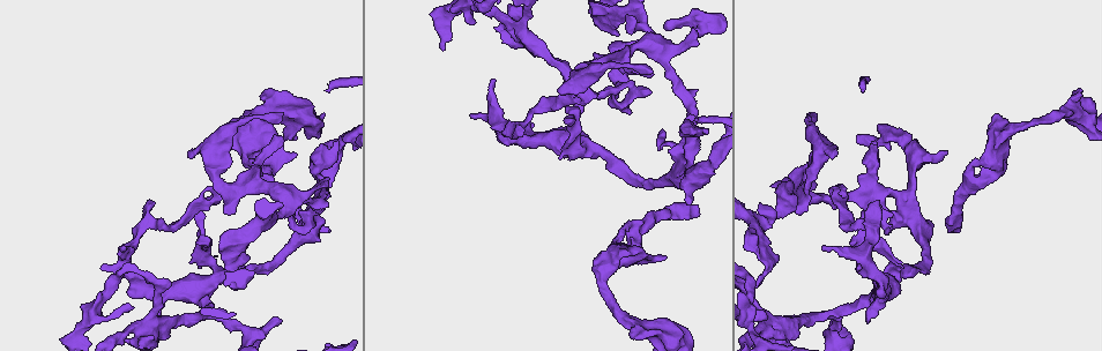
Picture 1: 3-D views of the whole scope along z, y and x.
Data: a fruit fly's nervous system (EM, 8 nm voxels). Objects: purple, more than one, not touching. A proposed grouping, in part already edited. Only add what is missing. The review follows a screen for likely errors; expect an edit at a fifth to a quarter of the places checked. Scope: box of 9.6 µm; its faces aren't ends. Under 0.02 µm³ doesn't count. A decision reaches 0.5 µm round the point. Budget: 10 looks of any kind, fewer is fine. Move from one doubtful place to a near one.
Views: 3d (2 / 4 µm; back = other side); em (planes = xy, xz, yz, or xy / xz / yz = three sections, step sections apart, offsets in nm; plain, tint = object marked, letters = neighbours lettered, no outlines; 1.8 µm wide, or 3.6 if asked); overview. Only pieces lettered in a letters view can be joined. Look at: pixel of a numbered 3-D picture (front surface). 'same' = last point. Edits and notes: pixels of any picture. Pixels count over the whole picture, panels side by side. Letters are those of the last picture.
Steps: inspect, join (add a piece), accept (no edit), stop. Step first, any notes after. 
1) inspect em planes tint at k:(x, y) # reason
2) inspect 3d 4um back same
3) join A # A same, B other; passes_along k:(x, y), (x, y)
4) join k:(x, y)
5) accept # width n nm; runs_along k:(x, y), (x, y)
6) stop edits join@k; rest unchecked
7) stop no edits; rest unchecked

inspect 3d 2um at 1:(533, 127) # branch stops here

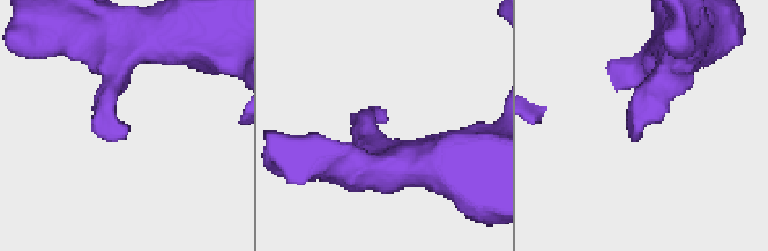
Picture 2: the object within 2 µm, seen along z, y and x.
inspect em planes plain at 2:(124, 139)

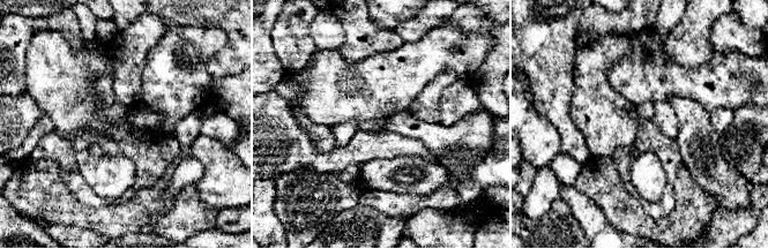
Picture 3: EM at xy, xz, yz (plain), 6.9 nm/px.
inspect em planes letters same # see the neighbours

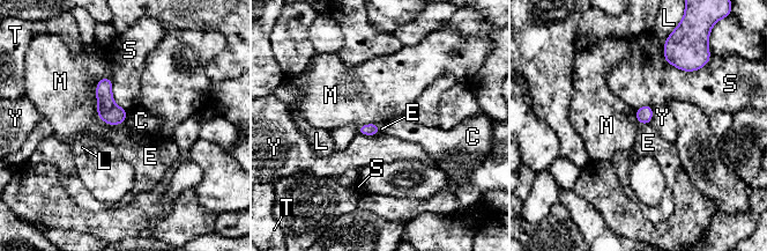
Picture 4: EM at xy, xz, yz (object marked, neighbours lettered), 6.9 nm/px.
accept # C other, E other, L other, M other, S other, T other, Y other; no lettered piece goes on from it

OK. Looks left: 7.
inspect 3d 2um at 1:(959, 232) # free end

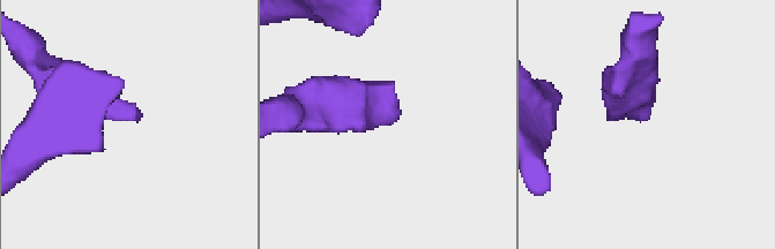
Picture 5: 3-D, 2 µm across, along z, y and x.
inspect em xz step 8 letters at 5:(643, 118) # now the EM

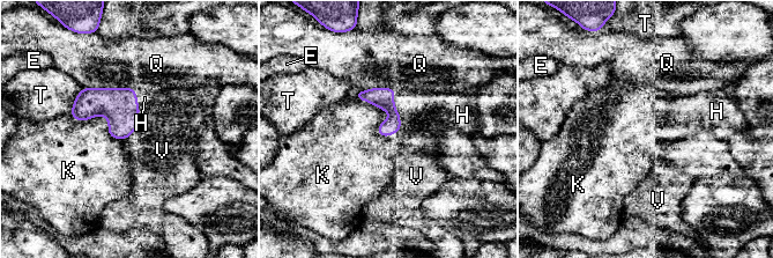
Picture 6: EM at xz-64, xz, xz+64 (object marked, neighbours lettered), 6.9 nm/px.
join H # E other, H same, K other, Q other, T other, V other; the neuron continues

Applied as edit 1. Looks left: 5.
inspect 3d 2um at 1:(294, 153)

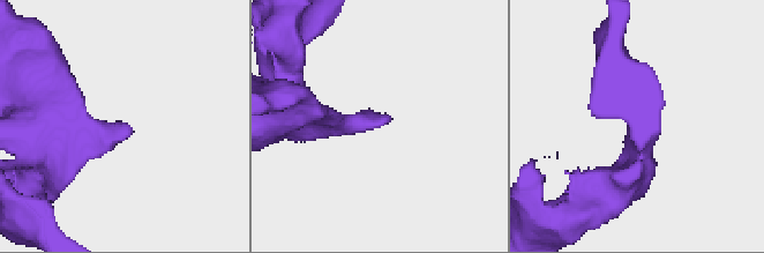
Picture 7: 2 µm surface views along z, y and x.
inspect em planes plain at 7:(386, 121)

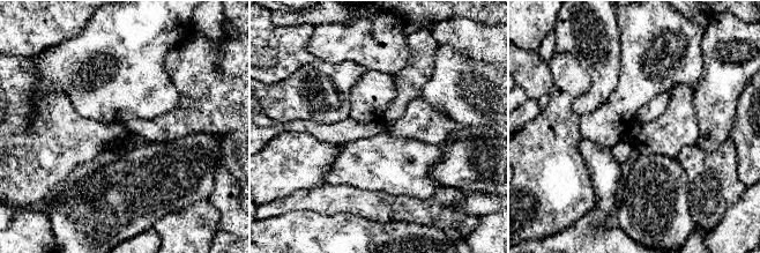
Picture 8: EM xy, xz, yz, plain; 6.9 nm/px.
inspect em planes letters same # see the neighbours

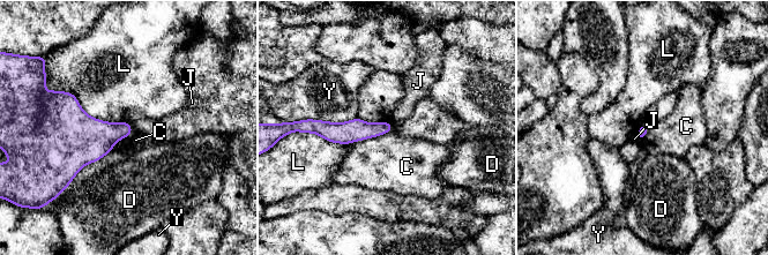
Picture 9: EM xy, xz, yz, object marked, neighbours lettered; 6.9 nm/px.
accept # C other, D other, J other, L other, Y other; no lettered piece goes on from it

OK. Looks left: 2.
inspect em xz step 8 letters at 1:(150, 202)

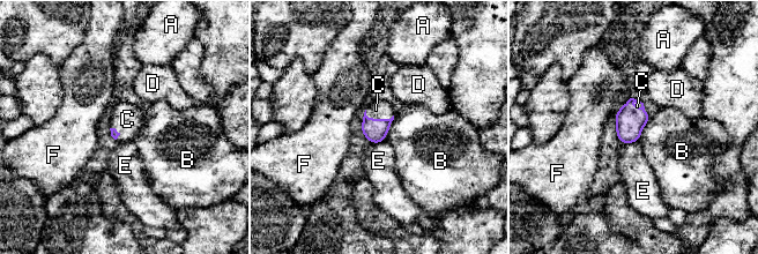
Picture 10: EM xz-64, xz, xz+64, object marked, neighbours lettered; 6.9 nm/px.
join C # A other, B other, C same, D other, E other, F other; passes_along 10:(374, 131), (378, 119), (376, 110); the neuron continues

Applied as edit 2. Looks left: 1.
stop edits join@6, join@10; rest unchecked

